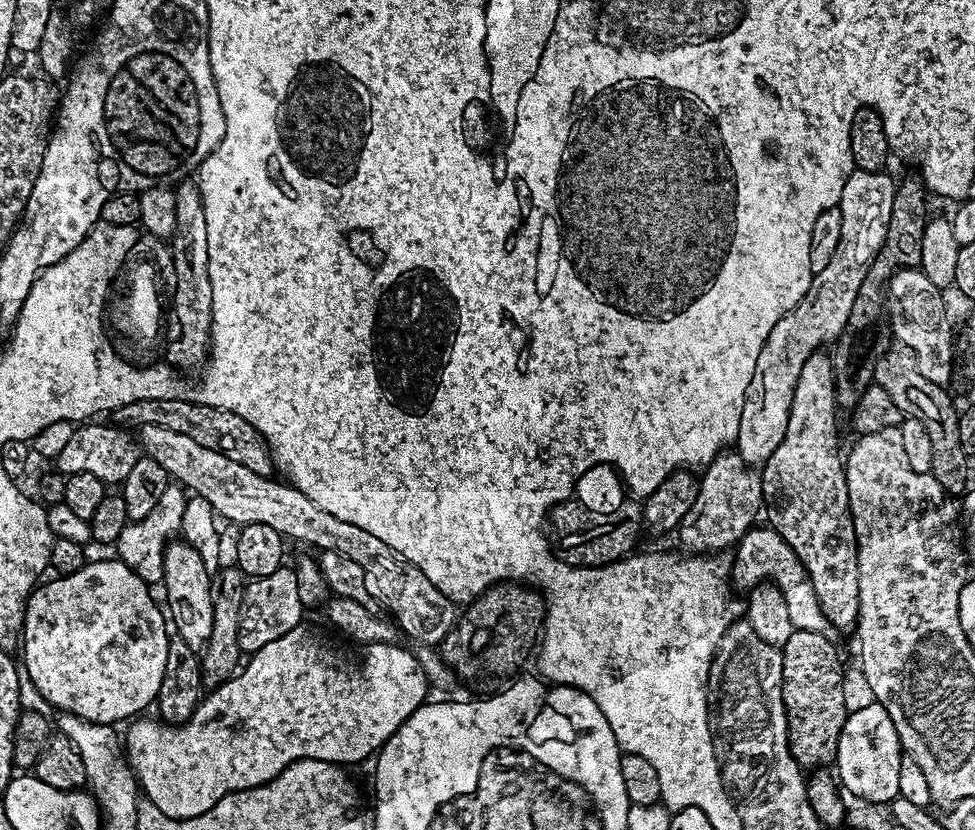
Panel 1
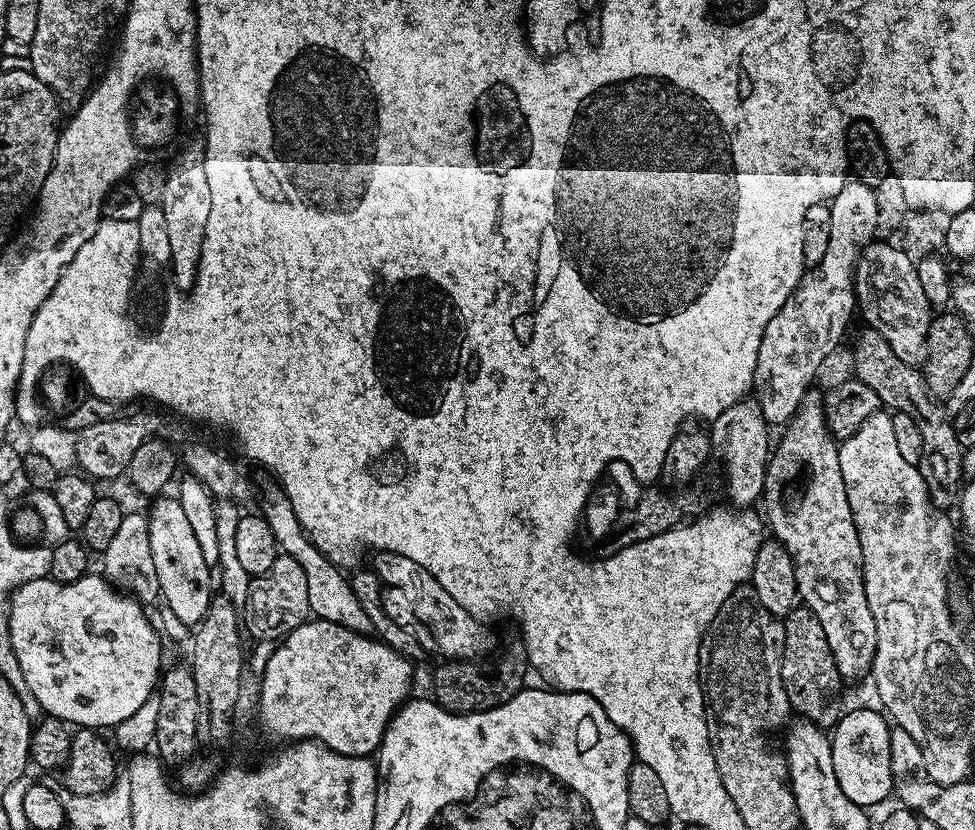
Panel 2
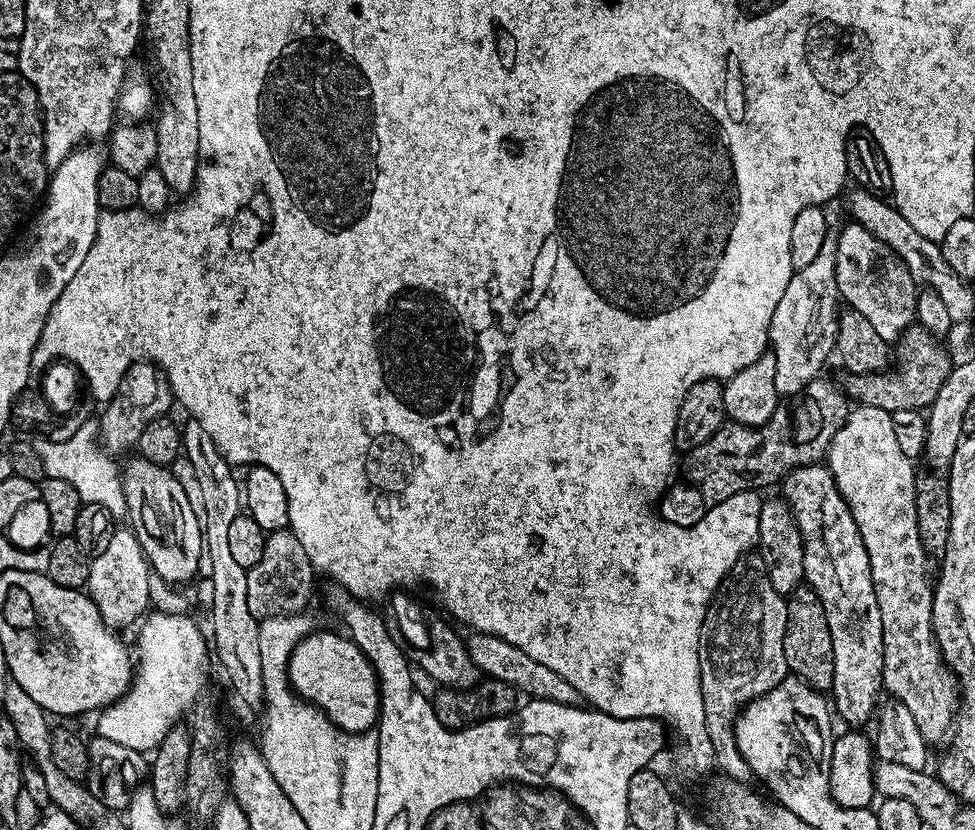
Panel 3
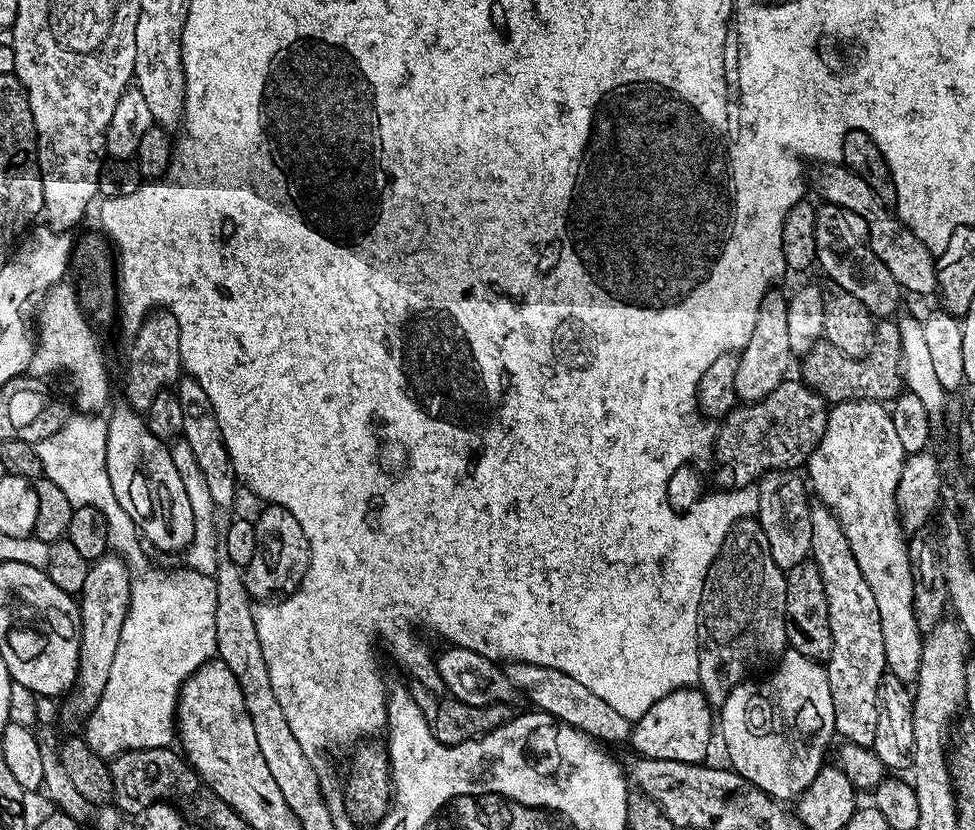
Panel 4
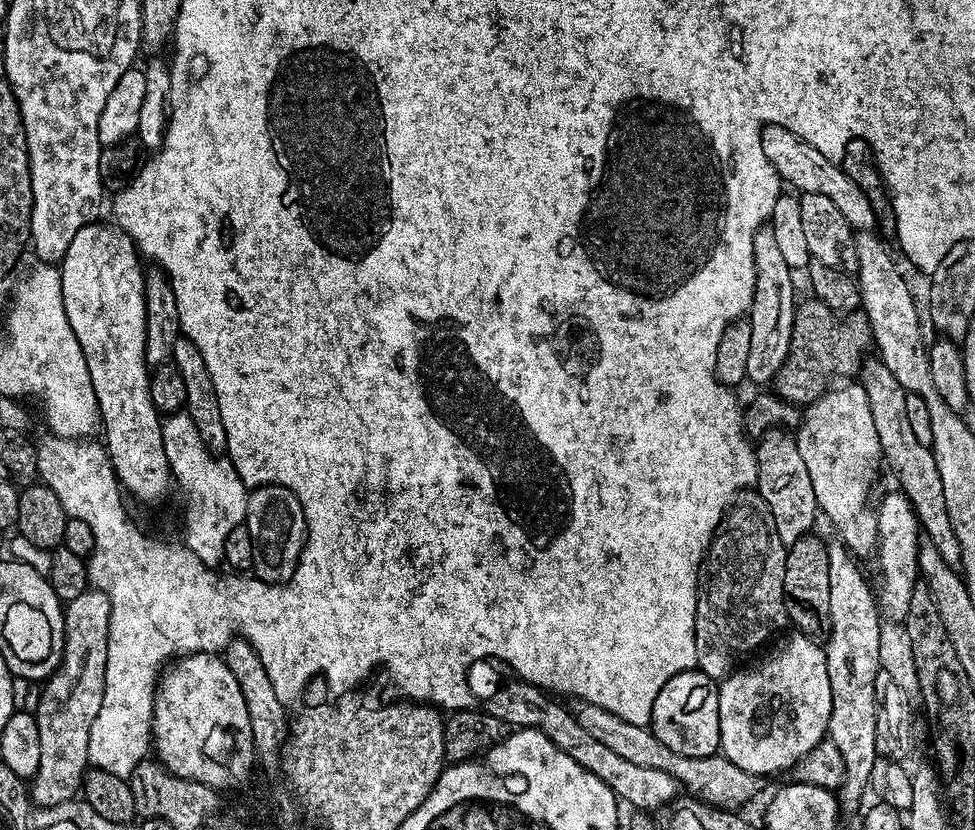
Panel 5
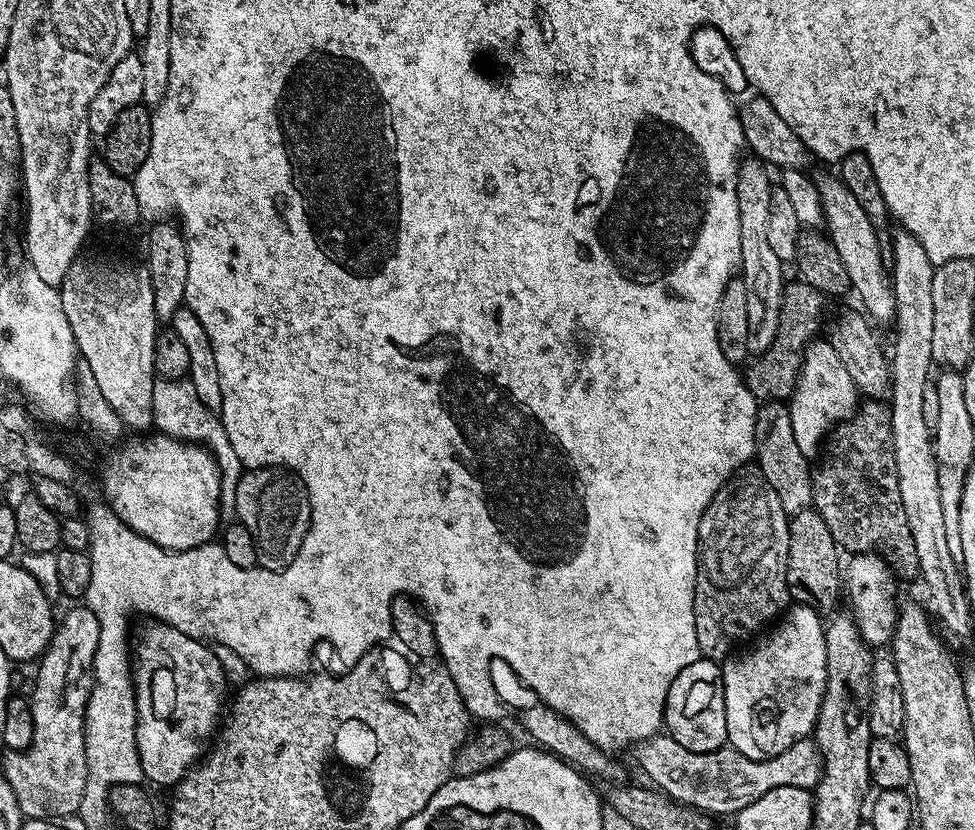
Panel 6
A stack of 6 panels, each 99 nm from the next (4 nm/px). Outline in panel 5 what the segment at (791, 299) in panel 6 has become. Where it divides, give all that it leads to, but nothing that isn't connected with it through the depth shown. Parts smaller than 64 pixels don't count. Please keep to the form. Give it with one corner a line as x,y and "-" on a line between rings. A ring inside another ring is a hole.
808,298
805,304
803,301
797,307
794,314
790,350
786,354
786,362
782,362
776,374
775,394
795,406
813,404
837,378
852,378
859,373
866,356
864,351
871,344
872,327
863,310
849,312
846,318
838,318
837,313
832,312
830,306
821,300

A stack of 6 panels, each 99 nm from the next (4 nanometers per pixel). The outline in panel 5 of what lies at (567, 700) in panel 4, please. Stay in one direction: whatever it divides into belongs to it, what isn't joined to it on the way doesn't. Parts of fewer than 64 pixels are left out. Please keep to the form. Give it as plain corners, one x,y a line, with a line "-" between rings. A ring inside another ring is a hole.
577,703
574,715
578,726
587,730
596,741
605,744
609,750
614,750
621,758
637,763
638,766
650,766
650,770
666,770
676,779
677,785
684,784
691,795
716,805
718,808
729,810
739,809
739,804
752,800
759,790
761,781
754,774
742,770
742,766
734,766
722,754
707,756
706,758
686,758
683,754
674,754
670,746
662,746
658,738
652,733
651,727
634,722
626,722
626,718
618,718
618,714
610,714
610,710
602,710
602,706

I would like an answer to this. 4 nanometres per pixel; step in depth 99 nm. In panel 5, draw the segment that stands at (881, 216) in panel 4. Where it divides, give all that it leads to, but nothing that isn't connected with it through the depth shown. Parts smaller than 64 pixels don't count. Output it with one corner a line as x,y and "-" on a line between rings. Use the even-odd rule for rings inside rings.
767,124
760,132
762,138
762,154
775,168
783,183
794,187
797,193
821,194
830,198
830,202
842,210
843,217
855,231
873,231
876,225
874,212
870,202
862,194
858,186
851,182
844,169
835,161
823,157
814,146
804,139
797,138
793,131
786,130
777,124

